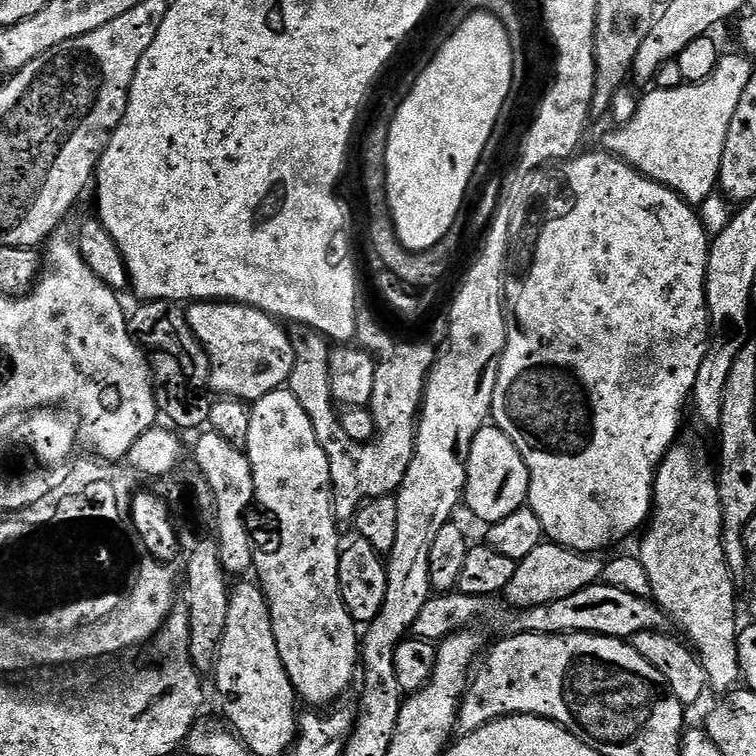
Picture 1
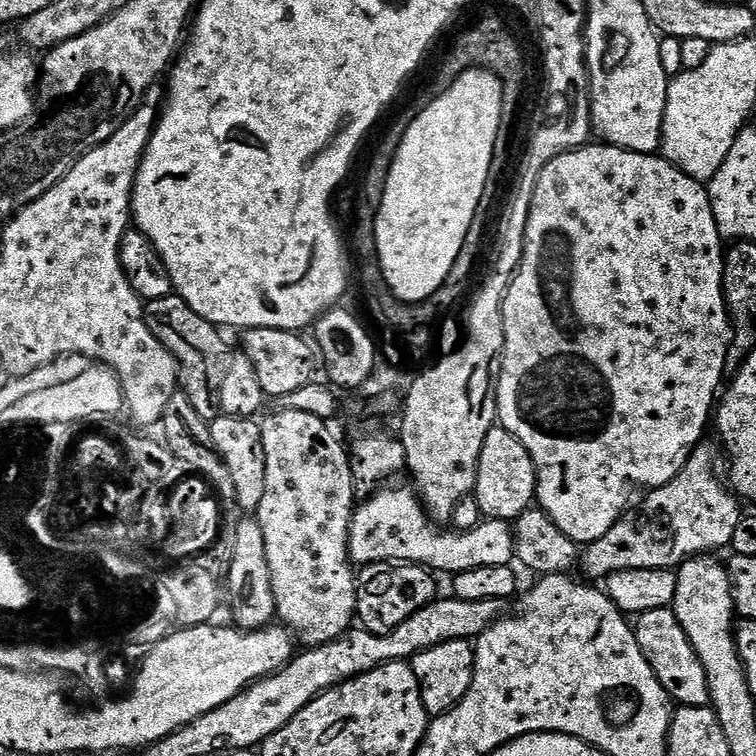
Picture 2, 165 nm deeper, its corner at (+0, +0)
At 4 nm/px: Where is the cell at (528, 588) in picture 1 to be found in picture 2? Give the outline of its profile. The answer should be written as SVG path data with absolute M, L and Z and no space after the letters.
M701 442L688 455L686 466L682 466L679 474L660 488L653 488L647 493L644 505L637 512L629 511L621 516L620 521L602 538L583 549L579 557L578 568L585 572L587 579L592 582L607 581L610 574L622 570L642 570L643 568L675 569L694 556L716 554L719 548L727 549L734 538L734 529L738 527L738 518L742 515L741 501L716 477L716 452Z

